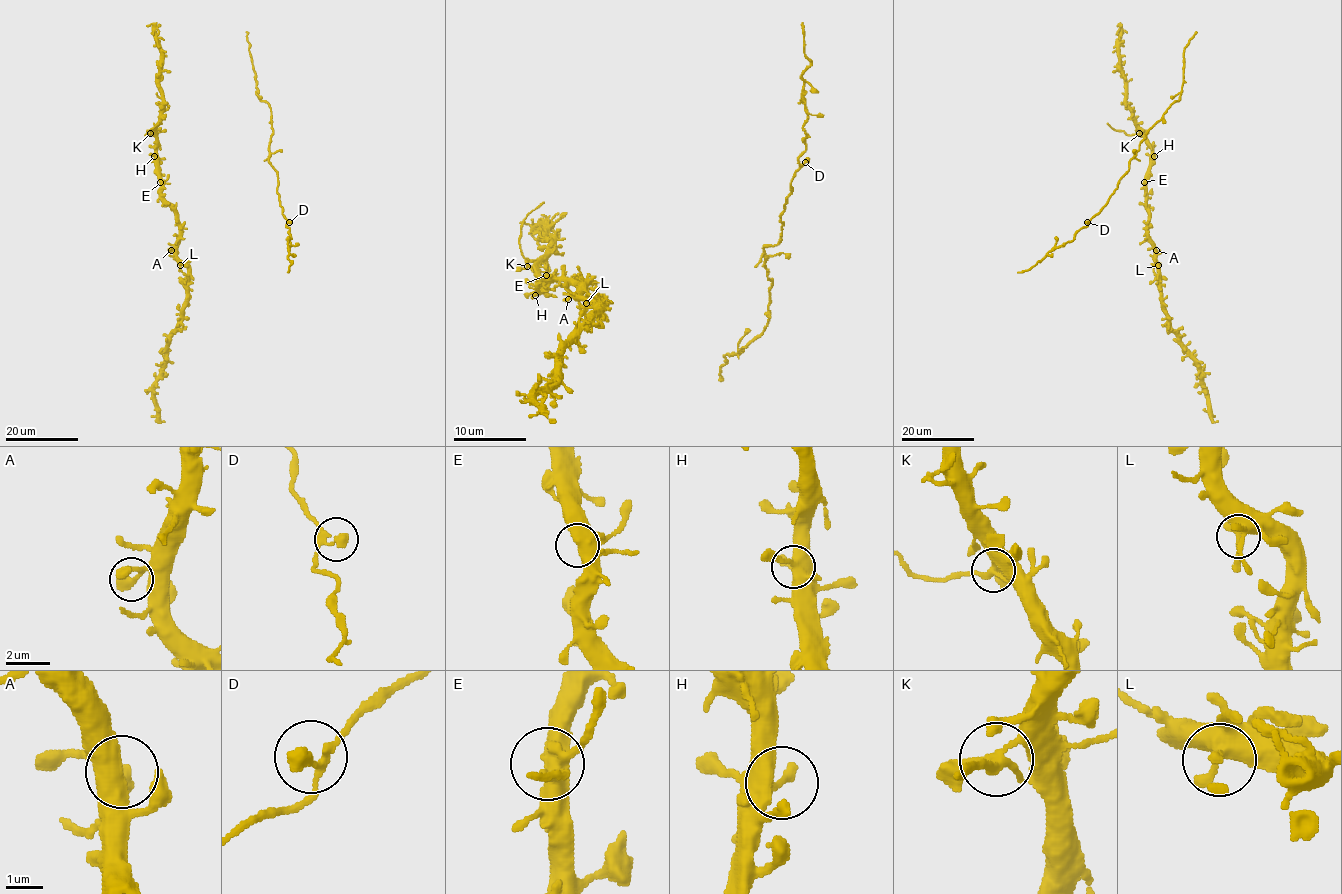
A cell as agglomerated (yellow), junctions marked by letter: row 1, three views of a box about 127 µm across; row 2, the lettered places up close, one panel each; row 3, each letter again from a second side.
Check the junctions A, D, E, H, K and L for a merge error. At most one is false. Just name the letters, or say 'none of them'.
K

